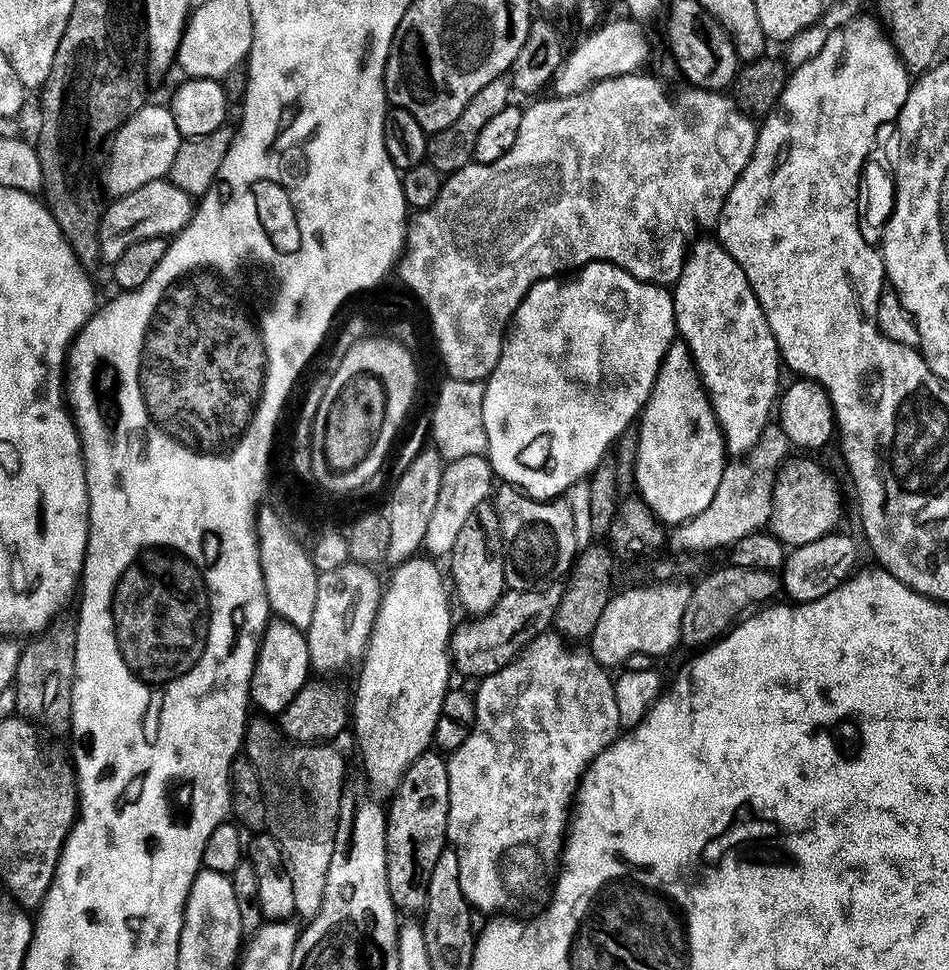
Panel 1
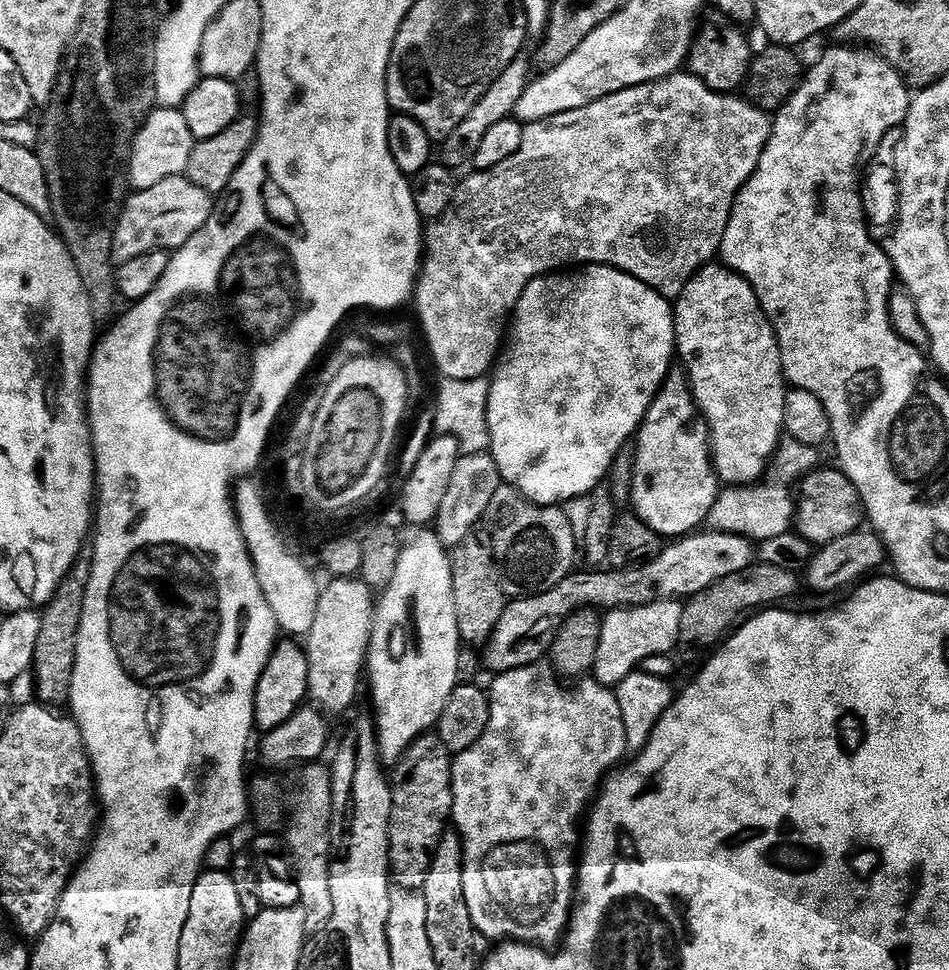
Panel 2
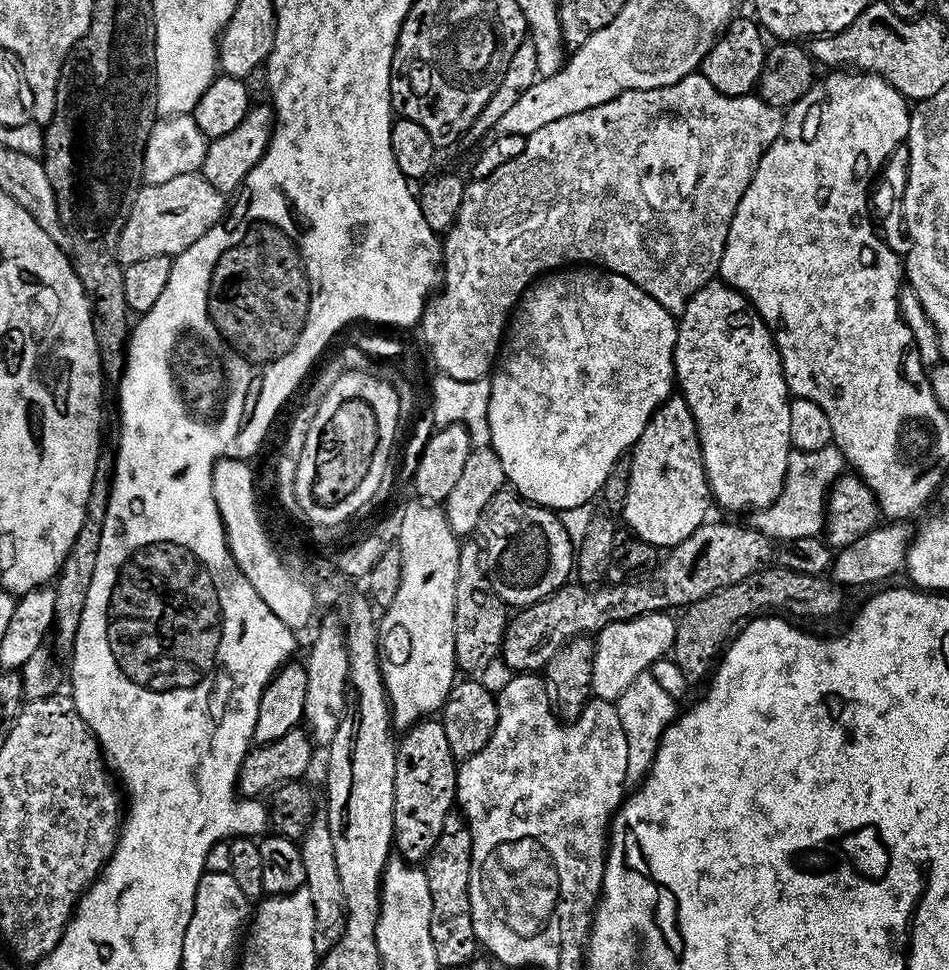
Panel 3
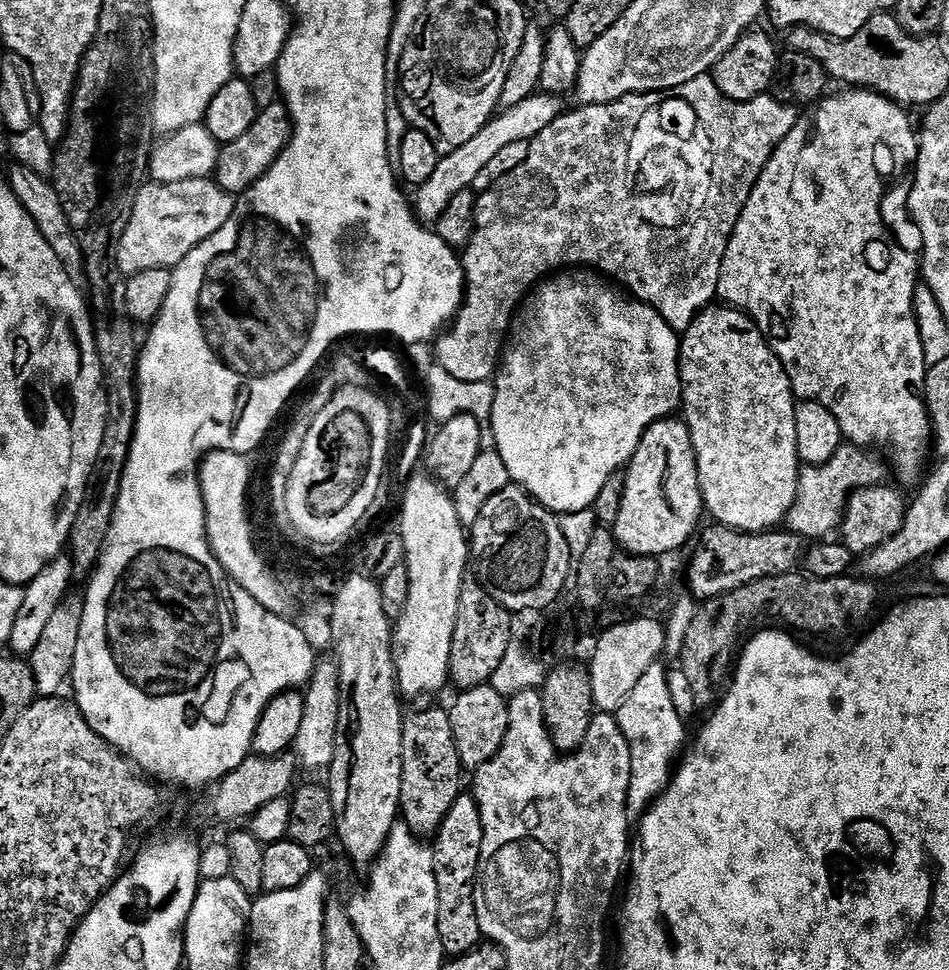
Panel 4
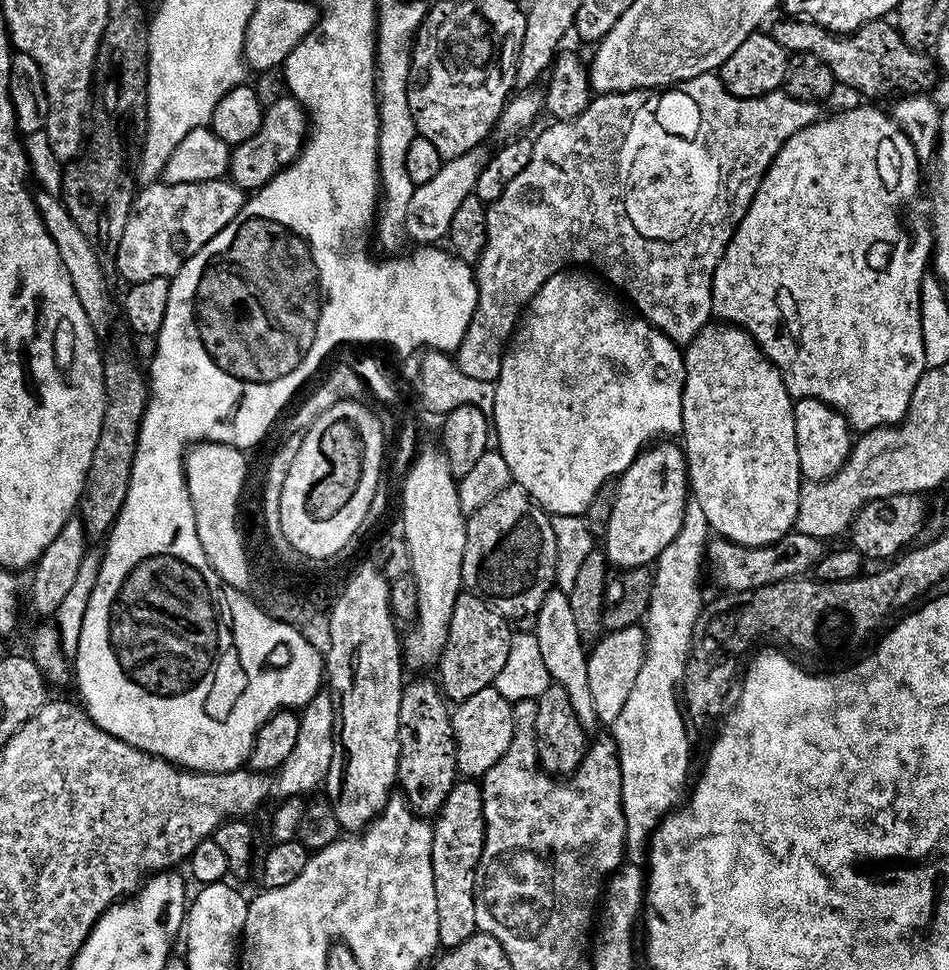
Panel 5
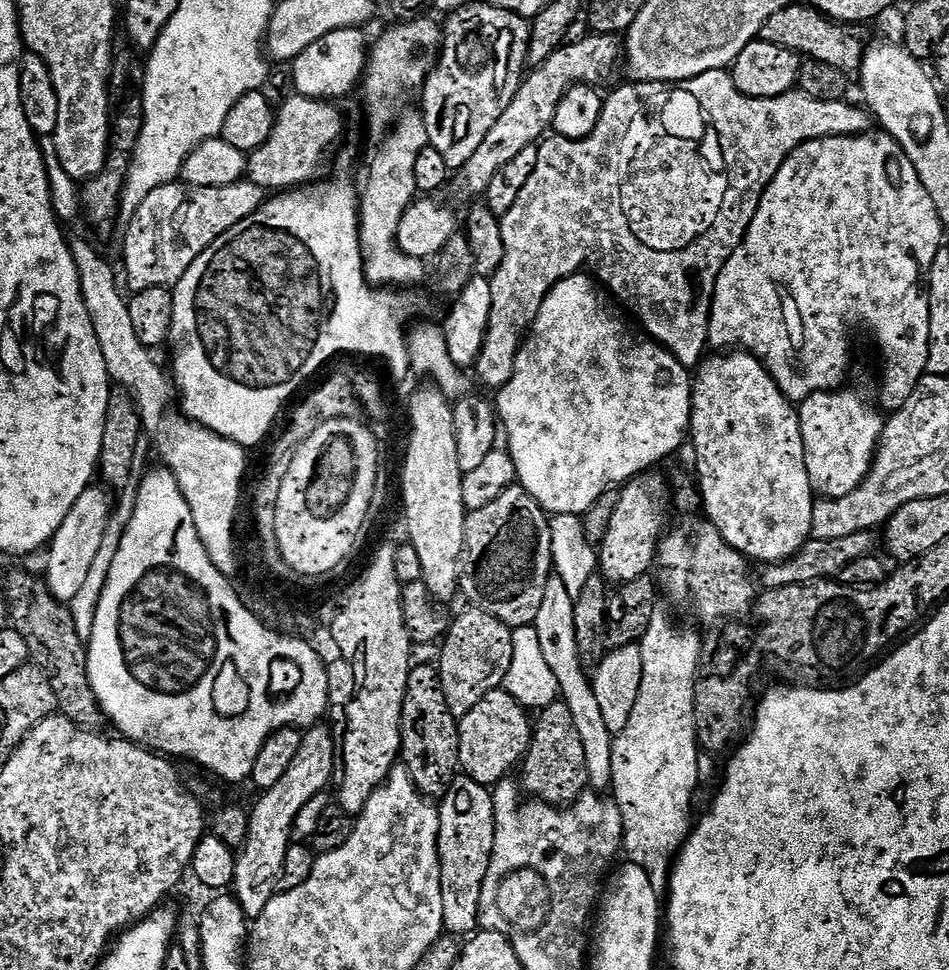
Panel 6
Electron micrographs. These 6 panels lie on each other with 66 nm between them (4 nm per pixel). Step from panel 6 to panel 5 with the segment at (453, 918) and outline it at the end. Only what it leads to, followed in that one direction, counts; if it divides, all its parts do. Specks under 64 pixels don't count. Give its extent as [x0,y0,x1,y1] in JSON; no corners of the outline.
[434,782,486,950]

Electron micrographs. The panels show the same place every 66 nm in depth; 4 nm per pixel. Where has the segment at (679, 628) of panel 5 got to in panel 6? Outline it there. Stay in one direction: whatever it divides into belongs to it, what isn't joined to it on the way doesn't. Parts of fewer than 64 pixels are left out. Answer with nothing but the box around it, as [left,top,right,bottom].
[610,600,702,894]

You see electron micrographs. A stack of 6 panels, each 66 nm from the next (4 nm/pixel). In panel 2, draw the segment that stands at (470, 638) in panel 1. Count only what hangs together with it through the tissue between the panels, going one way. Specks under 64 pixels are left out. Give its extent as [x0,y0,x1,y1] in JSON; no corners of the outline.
[483,530,758,673]

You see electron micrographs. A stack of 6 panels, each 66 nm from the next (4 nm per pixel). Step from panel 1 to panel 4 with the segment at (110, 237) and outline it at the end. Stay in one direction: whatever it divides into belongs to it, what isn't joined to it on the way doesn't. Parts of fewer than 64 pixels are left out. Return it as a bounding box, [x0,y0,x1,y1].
[116,179,236,278]

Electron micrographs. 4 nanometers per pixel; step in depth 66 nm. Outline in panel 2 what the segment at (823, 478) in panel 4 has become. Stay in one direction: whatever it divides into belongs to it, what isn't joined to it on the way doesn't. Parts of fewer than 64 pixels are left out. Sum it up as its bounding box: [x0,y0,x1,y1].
[707,435,821,542]

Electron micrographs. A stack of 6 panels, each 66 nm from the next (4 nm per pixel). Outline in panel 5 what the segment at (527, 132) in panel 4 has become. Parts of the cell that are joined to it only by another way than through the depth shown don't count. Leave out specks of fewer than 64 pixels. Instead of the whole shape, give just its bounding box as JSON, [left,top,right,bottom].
[406,151,486,246]

